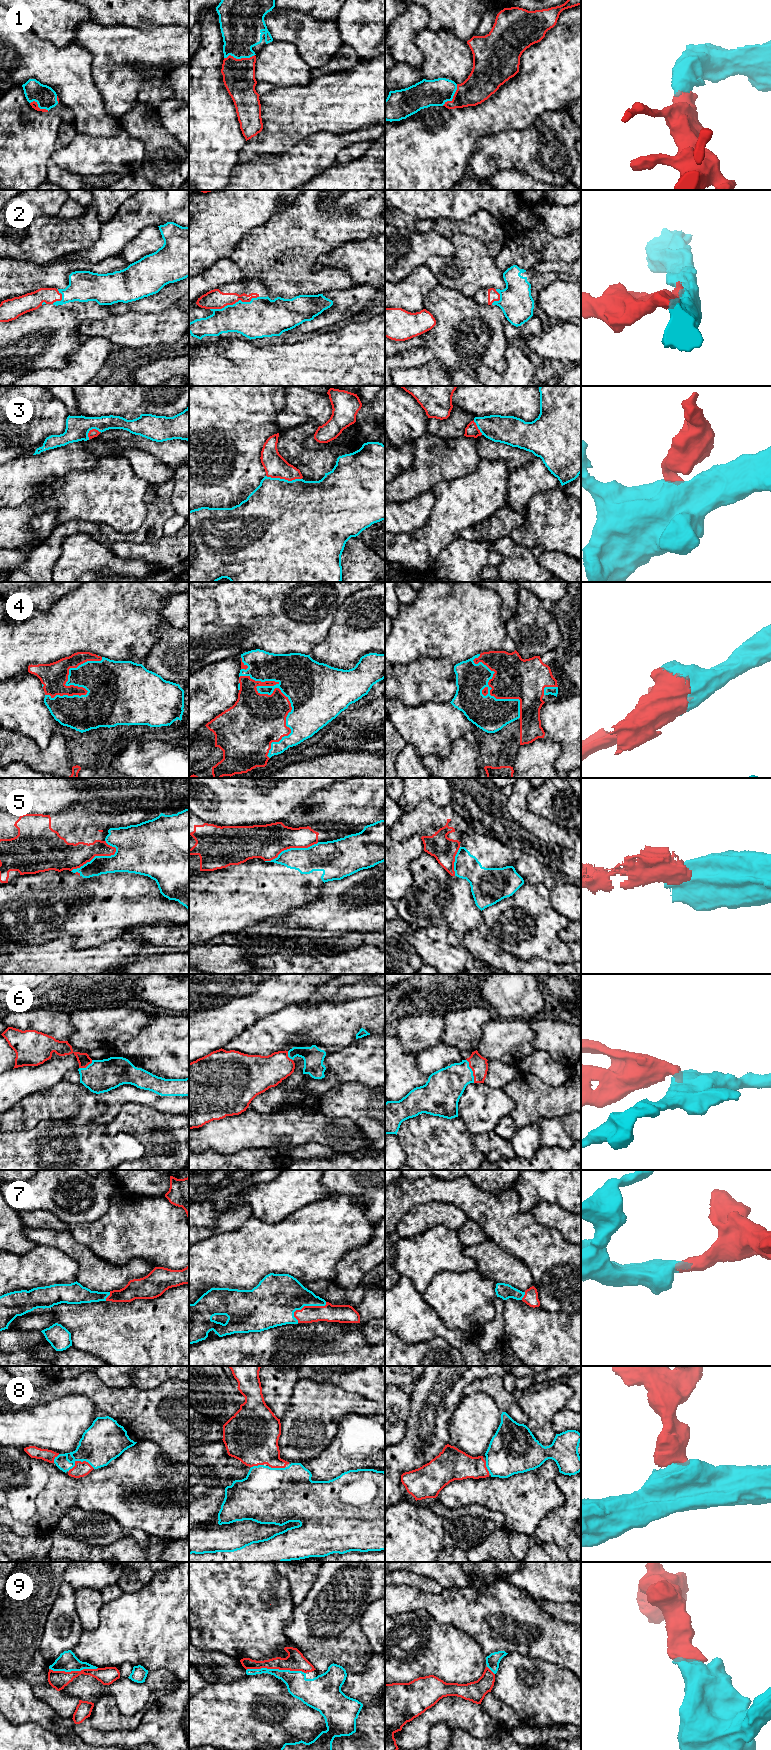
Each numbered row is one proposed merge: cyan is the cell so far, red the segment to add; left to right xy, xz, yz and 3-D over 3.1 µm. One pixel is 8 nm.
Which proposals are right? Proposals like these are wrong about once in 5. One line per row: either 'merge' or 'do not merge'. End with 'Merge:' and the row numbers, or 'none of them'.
1: merge
2: merge
3: merge
4: merge
5: do not merge
6: merge
7: merge
8: merge
9: merge
Merge: 1, 2, 3, 4, 6, 7, 8, 9

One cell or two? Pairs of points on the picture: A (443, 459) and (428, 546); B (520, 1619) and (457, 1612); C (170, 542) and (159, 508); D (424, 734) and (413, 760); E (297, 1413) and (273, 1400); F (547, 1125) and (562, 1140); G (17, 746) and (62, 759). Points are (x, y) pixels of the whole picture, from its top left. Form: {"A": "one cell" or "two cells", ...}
{"A": "two cells", "B": "one cell", "C": "two cells", "D": "two cells", "E": "two cells", "F": "one cell", "G": "one cell"}

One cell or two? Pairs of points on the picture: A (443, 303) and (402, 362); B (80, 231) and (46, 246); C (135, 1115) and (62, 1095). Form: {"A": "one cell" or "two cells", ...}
{"A": "two cells", "B": "one cell", "C": "two cells"}

